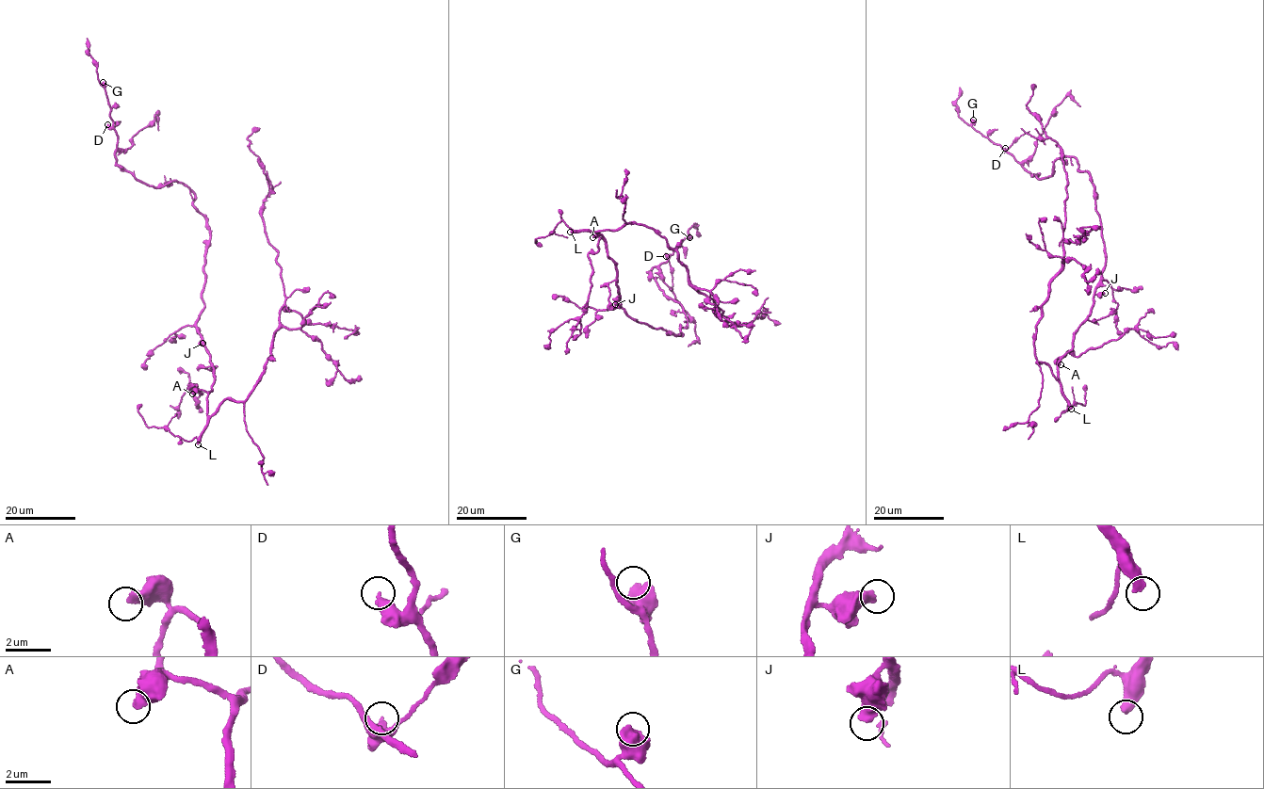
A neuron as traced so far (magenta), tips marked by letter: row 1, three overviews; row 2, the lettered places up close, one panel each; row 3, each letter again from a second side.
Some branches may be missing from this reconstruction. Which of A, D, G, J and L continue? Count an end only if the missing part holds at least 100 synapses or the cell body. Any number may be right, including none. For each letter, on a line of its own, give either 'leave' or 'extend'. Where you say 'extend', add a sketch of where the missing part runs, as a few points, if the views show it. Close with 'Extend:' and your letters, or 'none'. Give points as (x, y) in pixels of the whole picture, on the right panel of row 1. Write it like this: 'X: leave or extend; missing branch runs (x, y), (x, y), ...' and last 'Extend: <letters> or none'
A: leave
D: leave
G: leave
J: leave
L: extend
Extend: L

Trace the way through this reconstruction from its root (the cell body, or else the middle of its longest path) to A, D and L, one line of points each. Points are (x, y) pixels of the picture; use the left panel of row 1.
A: (213, 371), (215, 381), (211, 391), (196, 389), (192, 394)
D: (213, 371), (197, 326), (204, 306), (207, 219), (182, 183), (149, 185), (117, 163), (117, 136), (107, 124)
L: (213, 371), (215, 381), (207, 395), (207, 426), (198, 444)

